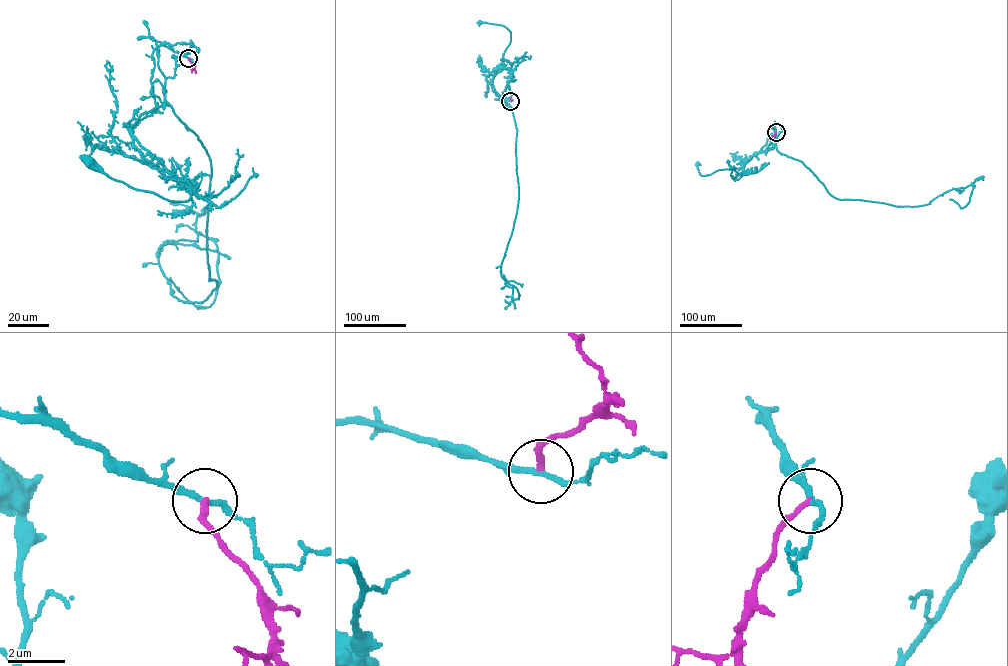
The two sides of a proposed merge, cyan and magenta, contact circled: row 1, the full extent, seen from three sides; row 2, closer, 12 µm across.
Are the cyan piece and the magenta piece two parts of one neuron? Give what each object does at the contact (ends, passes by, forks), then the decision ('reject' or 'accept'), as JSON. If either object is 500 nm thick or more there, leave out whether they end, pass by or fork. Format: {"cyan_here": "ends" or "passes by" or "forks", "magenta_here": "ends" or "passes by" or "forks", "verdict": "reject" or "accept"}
{"cyan_here": "passes by", "magenta_here": "ends", "verdict": "reject"}

